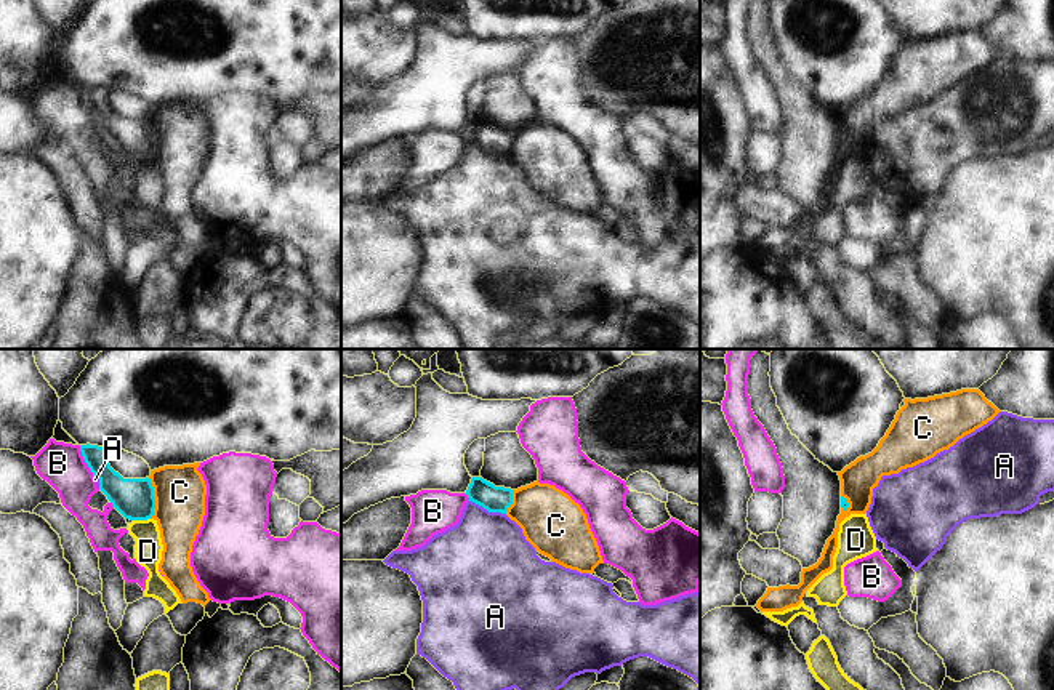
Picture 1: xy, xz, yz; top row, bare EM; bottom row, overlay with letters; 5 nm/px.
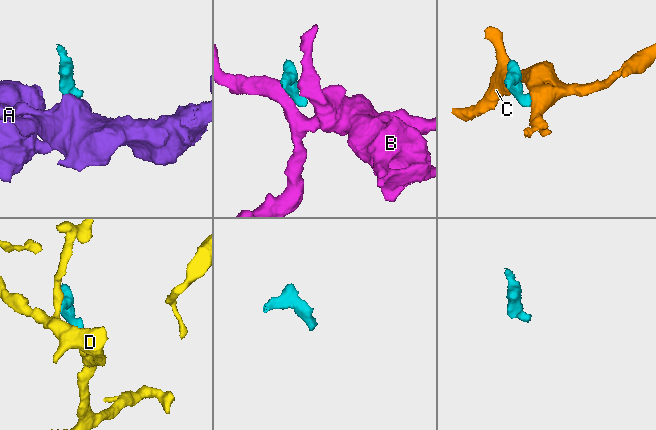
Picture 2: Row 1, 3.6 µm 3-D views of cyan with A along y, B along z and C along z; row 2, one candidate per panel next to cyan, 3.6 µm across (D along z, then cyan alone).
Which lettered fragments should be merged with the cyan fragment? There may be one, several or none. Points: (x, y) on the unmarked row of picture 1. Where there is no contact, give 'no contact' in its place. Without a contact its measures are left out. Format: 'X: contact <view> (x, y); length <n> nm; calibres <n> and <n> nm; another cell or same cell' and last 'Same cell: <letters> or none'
A: contact xz (487, 151); length 200 nm; calibres 130 and 460 nm; another cell
B: contact xy (85, 103); length 190 nm; calibres 160 and 220 nm; another cell
C: contact xy (154, 140); length 200 nm; calibres 200 and 260 nm; another cell
D: contact xy (141, 160); length 100 nm; calibres 200 and 140 nm; another cell
Same cell: none

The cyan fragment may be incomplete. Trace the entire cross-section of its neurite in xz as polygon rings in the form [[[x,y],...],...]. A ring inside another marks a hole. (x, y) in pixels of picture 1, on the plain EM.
[[[473,118],[466,136],[469,142],[482,147],[489,154],[506,155],[508,149],[513,146],[513,133],[511,130],[495,128],[482,118]]]

